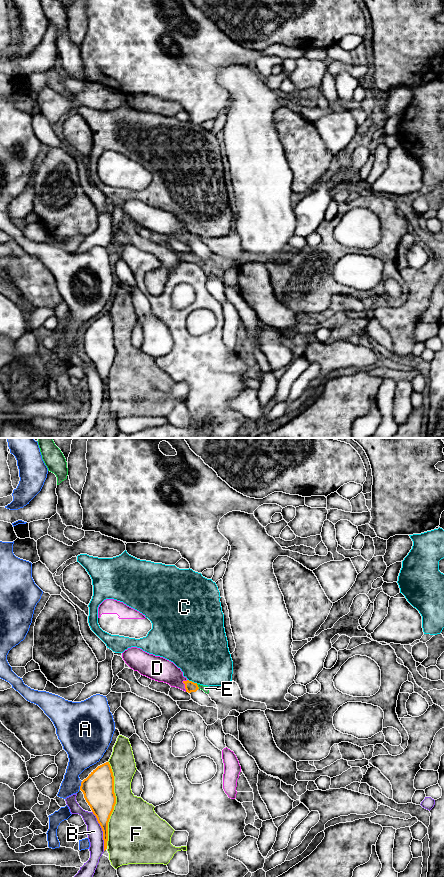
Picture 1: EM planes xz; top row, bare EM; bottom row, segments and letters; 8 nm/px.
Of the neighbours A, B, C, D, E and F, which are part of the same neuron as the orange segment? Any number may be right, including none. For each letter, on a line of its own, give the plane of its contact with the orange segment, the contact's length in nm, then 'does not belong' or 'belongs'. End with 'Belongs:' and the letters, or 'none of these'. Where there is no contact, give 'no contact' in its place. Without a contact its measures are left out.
A: xz | 80 nm | does not belong
B: xz | 340 nm | does not belong
C: xz | 90 nm | does not belong
D: xz | 100 nm | does not belong
E: xz | 50 nm | does not belong
F: xz | 700 nm | does not belong
Belongs: none of these

